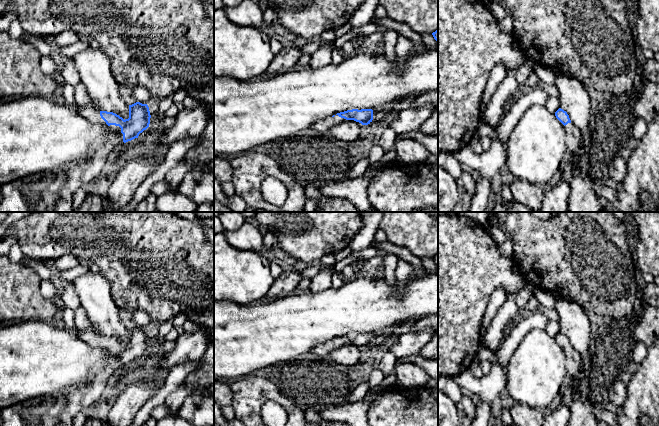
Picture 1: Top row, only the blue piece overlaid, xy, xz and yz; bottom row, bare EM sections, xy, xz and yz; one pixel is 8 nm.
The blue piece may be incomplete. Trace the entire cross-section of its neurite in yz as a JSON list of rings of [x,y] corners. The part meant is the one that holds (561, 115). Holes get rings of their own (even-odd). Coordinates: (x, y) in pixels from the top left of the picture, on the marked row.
[[[559,108],[555,112],[556,118],[565,126],[566,130],[566,153],[572,161],[582,151],[582,131],[580,131],[570,120],[566,111]]]

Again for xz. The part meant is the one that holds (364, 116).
[[[352,109],[344,112],[337,113],[333,116],[328,116],[323,119],[316,121],[312,126],[316,132],[324,133],[329,131],[330,128],[334,127],[340,122],[345,120],[354,120],[361,123],[362,125],[368,125],[373,120],[373,110],[372,109]]]

